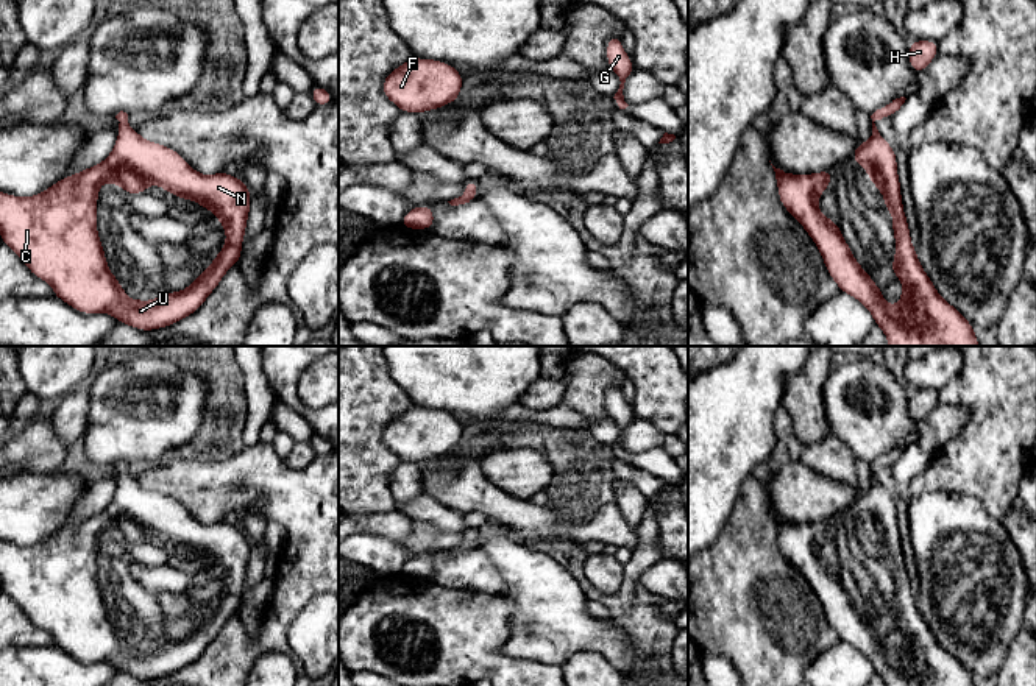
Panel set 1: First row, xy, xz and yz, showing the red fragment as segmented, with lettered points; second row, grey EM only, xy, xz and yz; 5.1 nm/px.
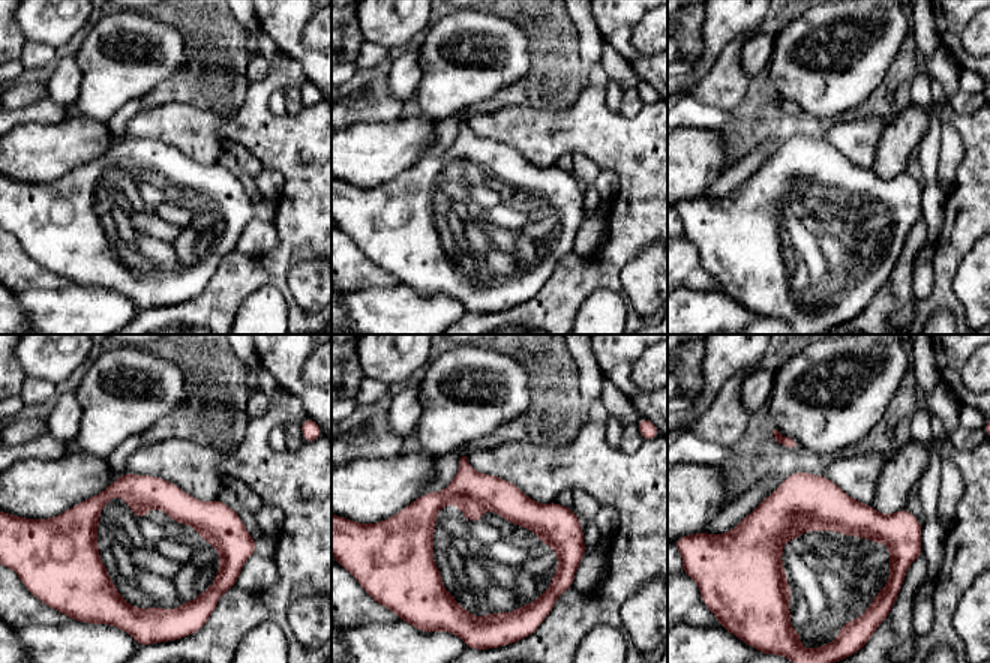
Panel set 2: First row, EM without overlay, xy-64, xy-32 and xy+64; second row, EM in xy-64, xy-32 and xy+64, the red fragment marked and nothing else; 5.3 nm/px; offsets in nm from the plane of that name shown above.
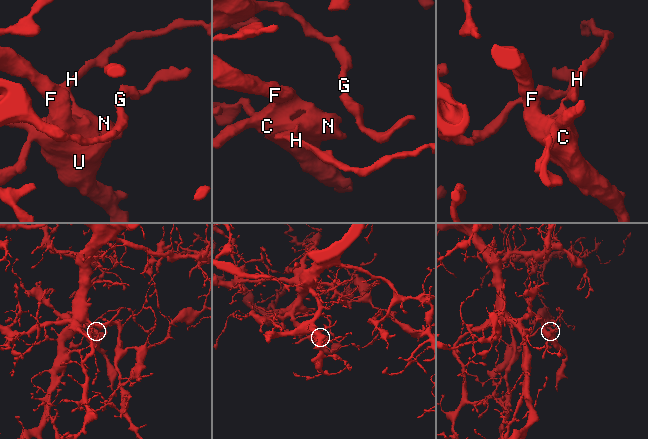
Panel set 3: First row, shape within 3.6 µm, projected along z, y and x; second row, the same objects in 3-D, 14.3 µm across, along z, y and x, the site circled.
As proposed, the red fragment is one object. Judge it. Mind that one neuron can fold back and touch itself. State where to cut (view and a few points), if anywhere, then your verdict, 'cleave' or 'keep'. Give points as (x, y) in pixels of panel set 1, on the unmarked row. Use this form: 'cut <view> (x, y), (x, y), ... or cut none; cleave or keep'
cut none; keep

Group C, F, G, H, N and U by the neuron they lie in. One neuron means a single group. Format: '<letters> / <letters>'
C F G H N U

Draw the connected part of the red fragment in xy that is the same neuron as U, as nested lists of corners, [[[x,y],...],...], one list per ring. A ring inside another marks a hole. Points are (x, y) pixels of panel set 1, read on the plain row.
[[[120,460],[115,465],[115,468],[120,471],[119,472],[119,485],[117,485],[114,497],[111,499],[109,505],[103,511],[100,511],[97,514],[92,514],[92,516],[89,516],[89,518],[86,518],[86,519],[83,519],[80,522],[75,522],[75,524],[70,524],[70,525],[64,525],[56,533],[50,535],[47,539],[44,539],[44,541],[41,541],[41,543],[37,543],[34,546],[22,547],[22,546],[14,546],[14,544],[0,541],[0,589],[3,589],[6,592],[6,596],[9,596],[23,610],[27,617],[36,627],[45,630],[48,635],[53,636],[53,644],[55,645],[58,645],[61,650],[67,652],[75,659],[78,659],[81,663],[103,663],[103,661],[106,661],[111,666],[117,667],[122,674],[133,675],[133,677],[136,677],[139,680],[156,680],[156,678],[161,678],[161,677],[172,675],[172,674],[181,670],[183,667],[190,666],[193,661],[197,661],[203,655],[203,652],[208,649],[208,645],[220,633],[220,630],[228,622],[228,619],[239,611],[239,608],[242,605],[242,591],[243,591],[243,585],[245,585],[245,580],[247,580],[247,571],[248,571],[248,563],[250,563],[250,555],[251,555],[251,543],[250,543],[250,538],[247,536],[247,533],[242,529],[239,529],[237,525],[228,524],[225,521],[214,522],[211,525],[198,522],[175,499],[172,499],[169,496],[164,496],[161,493],[154,493],[154,491],[142,488],[140,483],[128,474],[128,463],[126,461]],[[103,532],[112,532],[112,533],[120,535],[125,539],[126,544],[145,543],[147,536],[150,533],[154,533],[154,535],[162,536],[165,541],[170,541],[170,543],[176,544],[179,549],[192,549],[197,553],[201,553],[206,560],[214,561],[217,564],[220,574],[225,577],[226,591],[225,591],[222,600],[215,605],[212,613],[206,616],[204,622],[201,625],[197,625],[187,638],[184,638],[181,641],[170,641],[170,642],[165,642],[165,644],[162,644],[159,647],[151,647],[148,652],[145,652],[144,649],[130,649],[126,645],[125,638],[119,633],[115,624],[112,624],[109,621],[109,616],[108,616],[108,611],[106,611],[106,605],[105,605],[105,600],[103,600],[103,594],[101,594],[101,588],[97,583],[97,572],[98,572],[97,550],[98,550],[98,539],[100,539],[100,535]]]

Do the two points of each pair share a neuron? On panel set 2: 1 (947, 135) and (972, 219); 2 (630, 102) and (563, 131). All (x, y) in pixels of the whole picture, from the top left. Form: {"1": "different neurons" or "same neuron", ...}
{"1": "different neurons", "2": "different neurons"}

